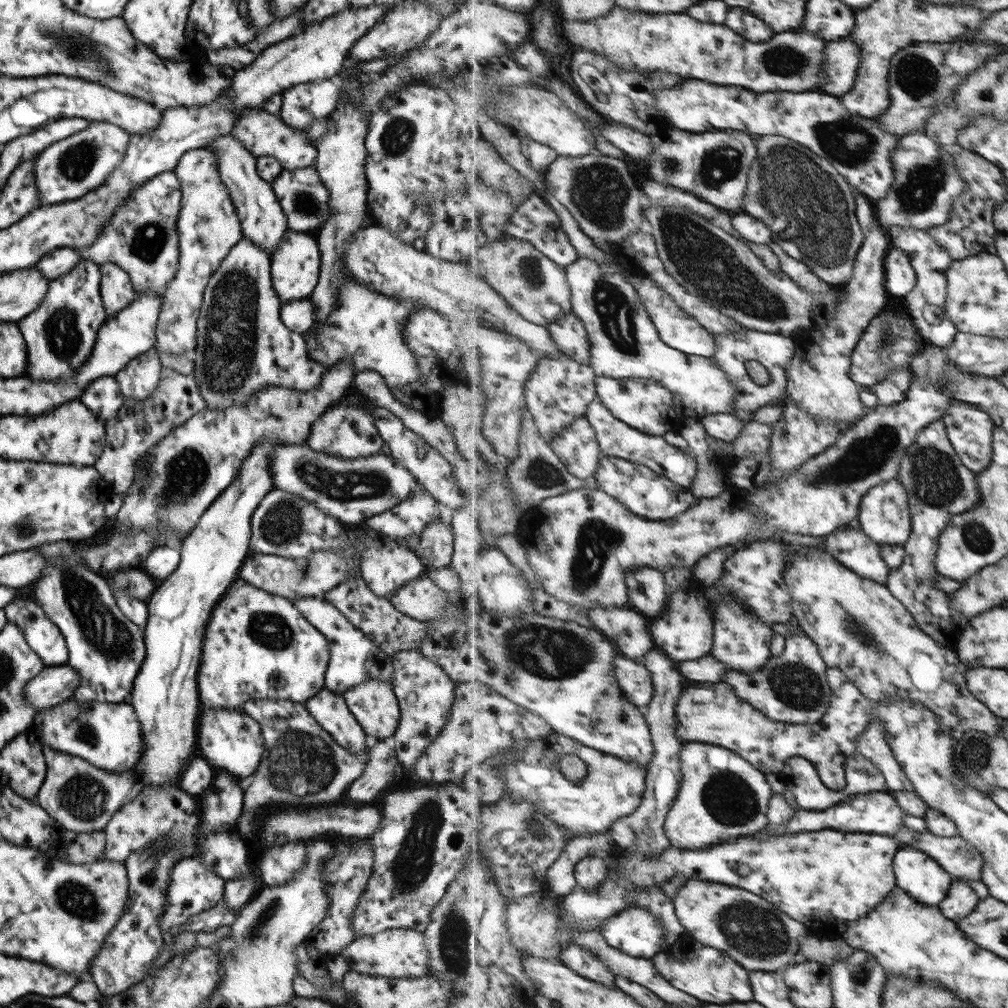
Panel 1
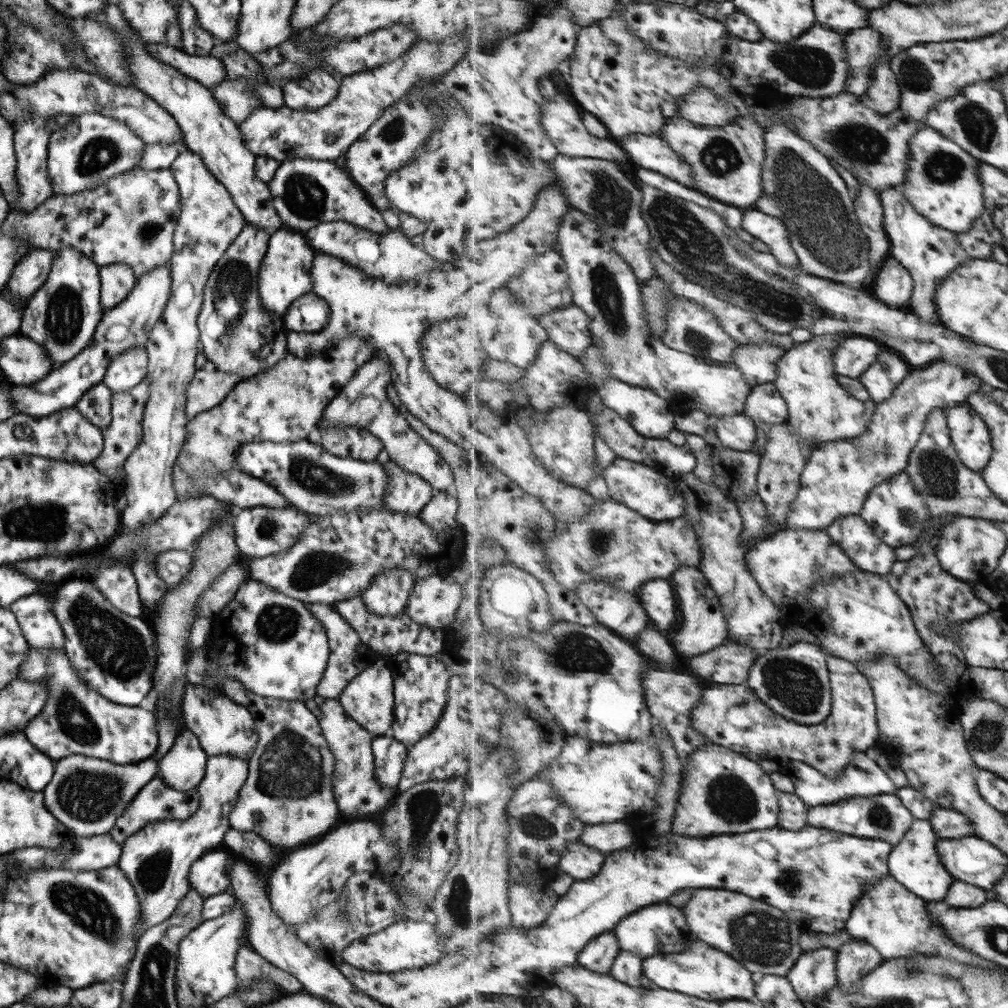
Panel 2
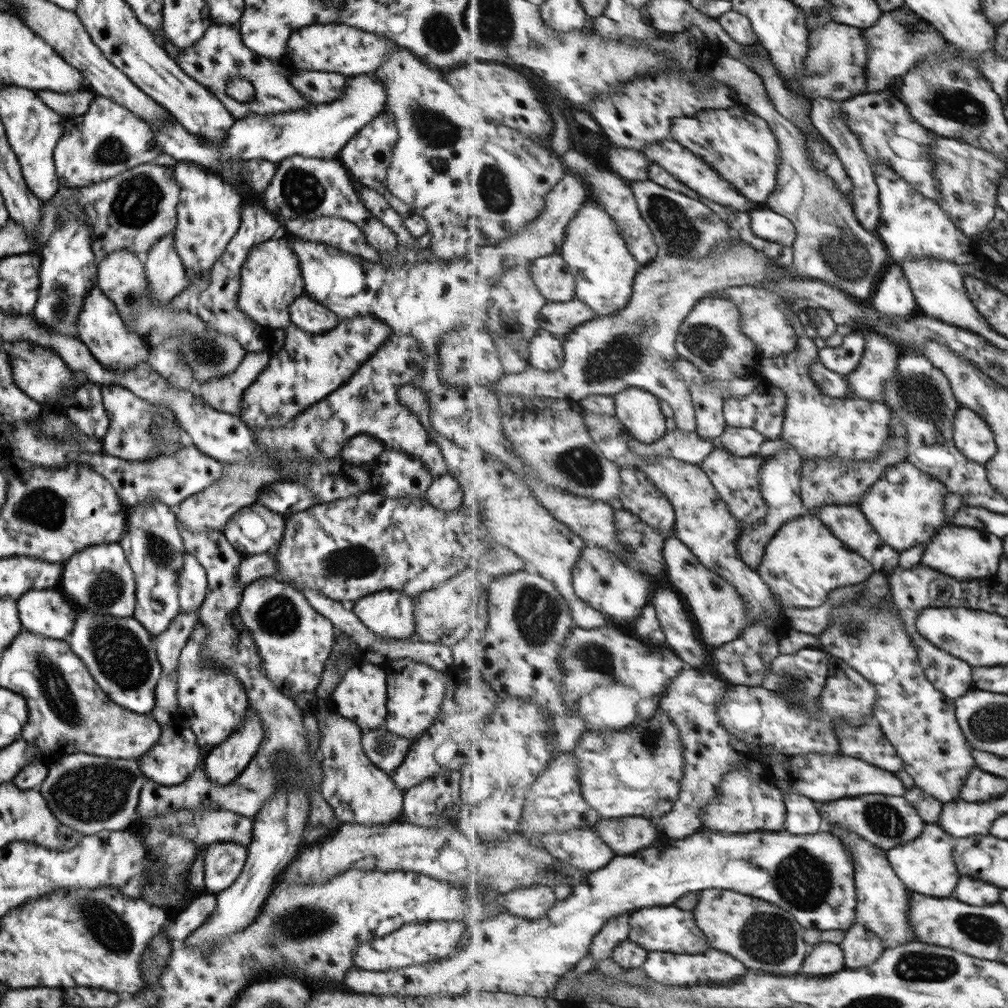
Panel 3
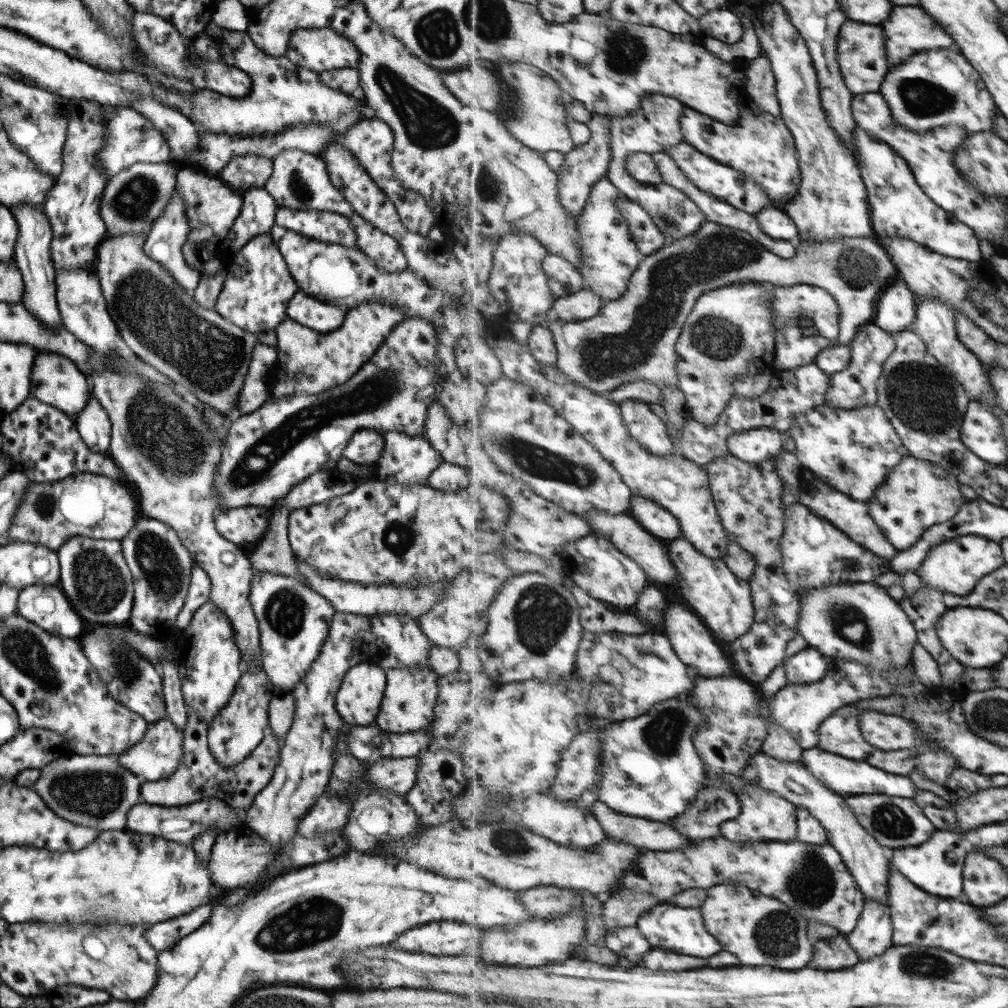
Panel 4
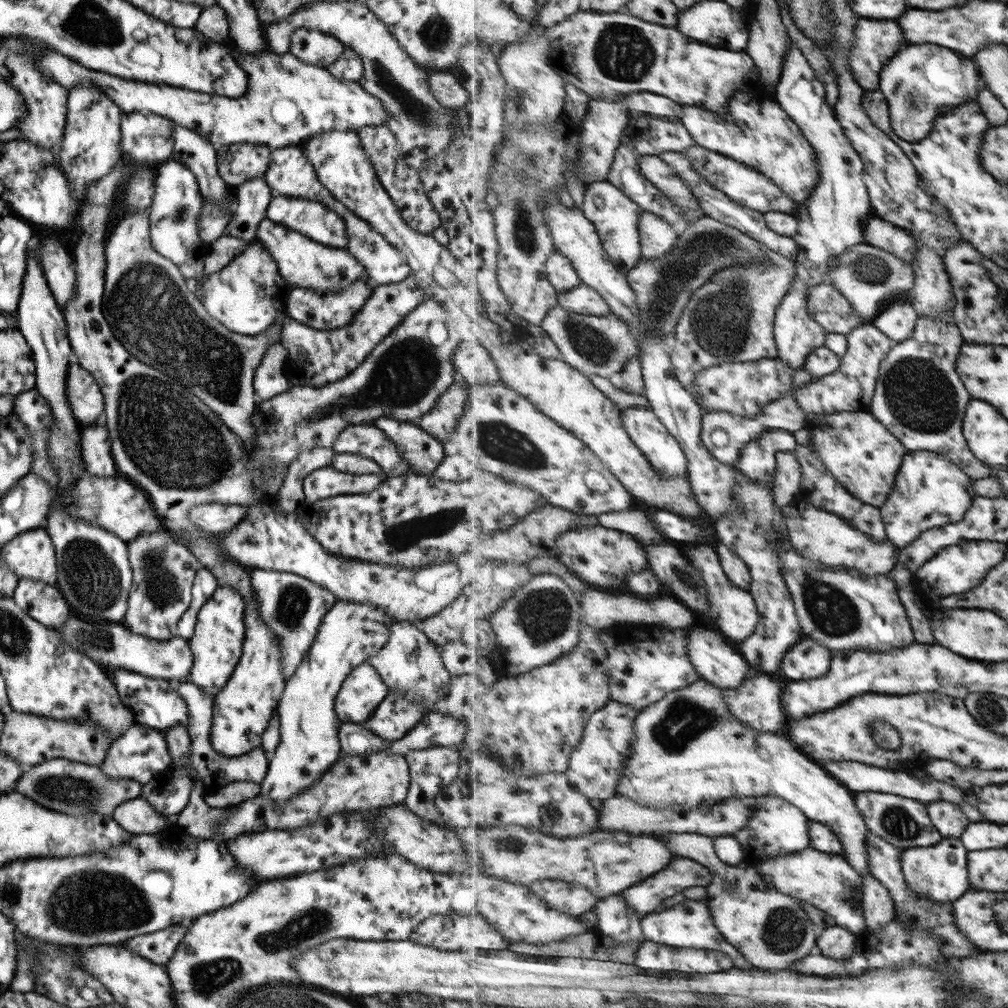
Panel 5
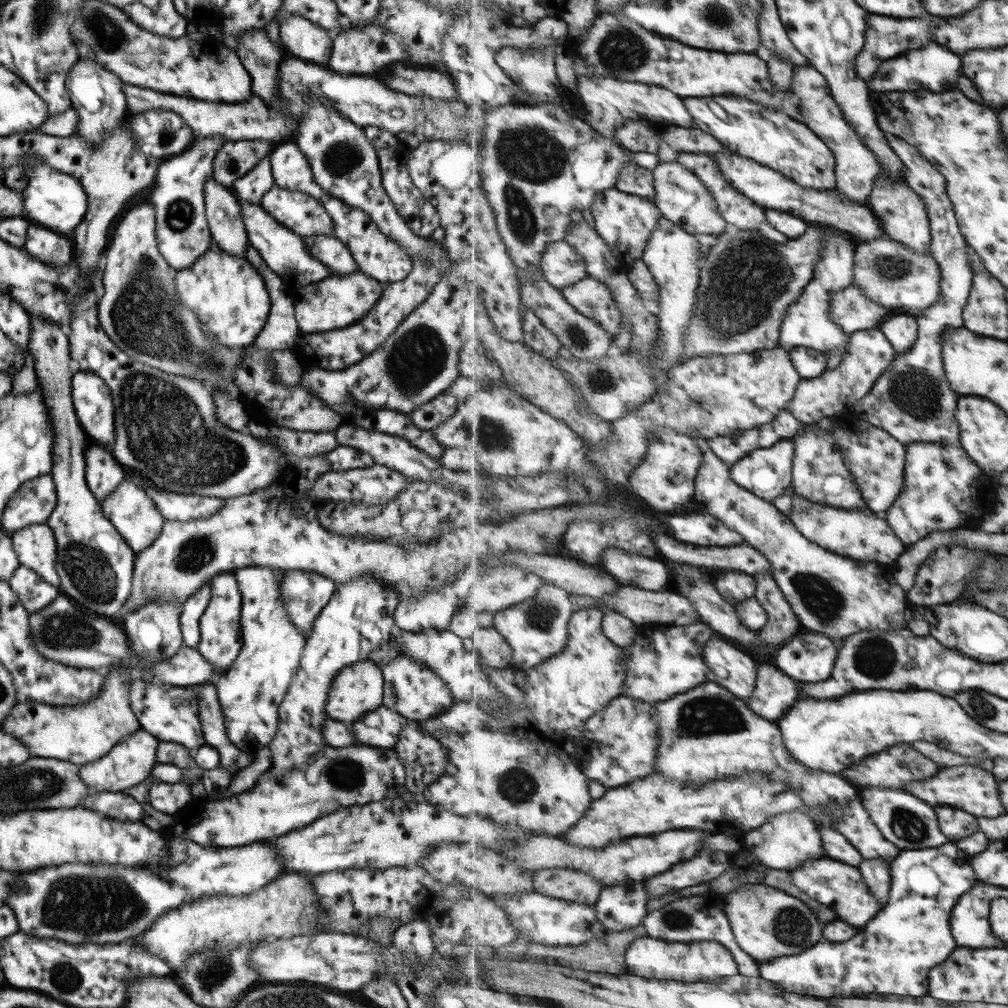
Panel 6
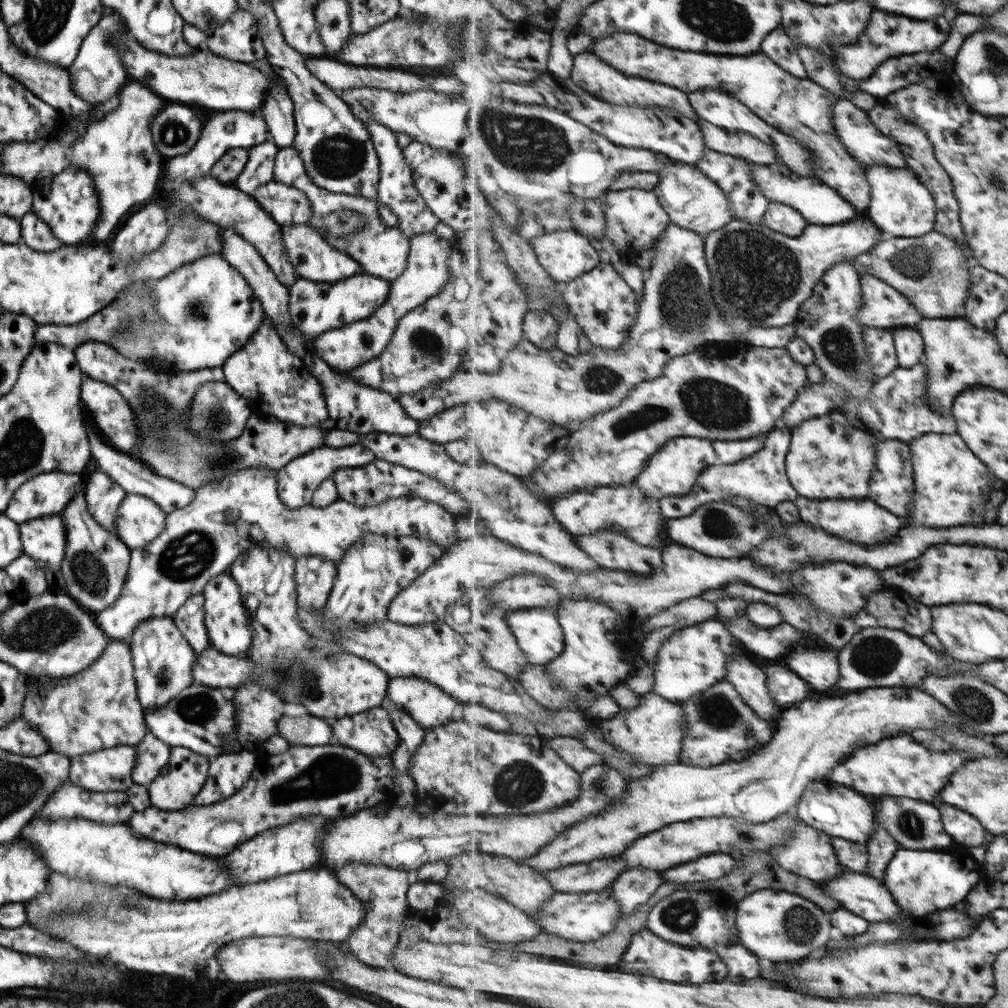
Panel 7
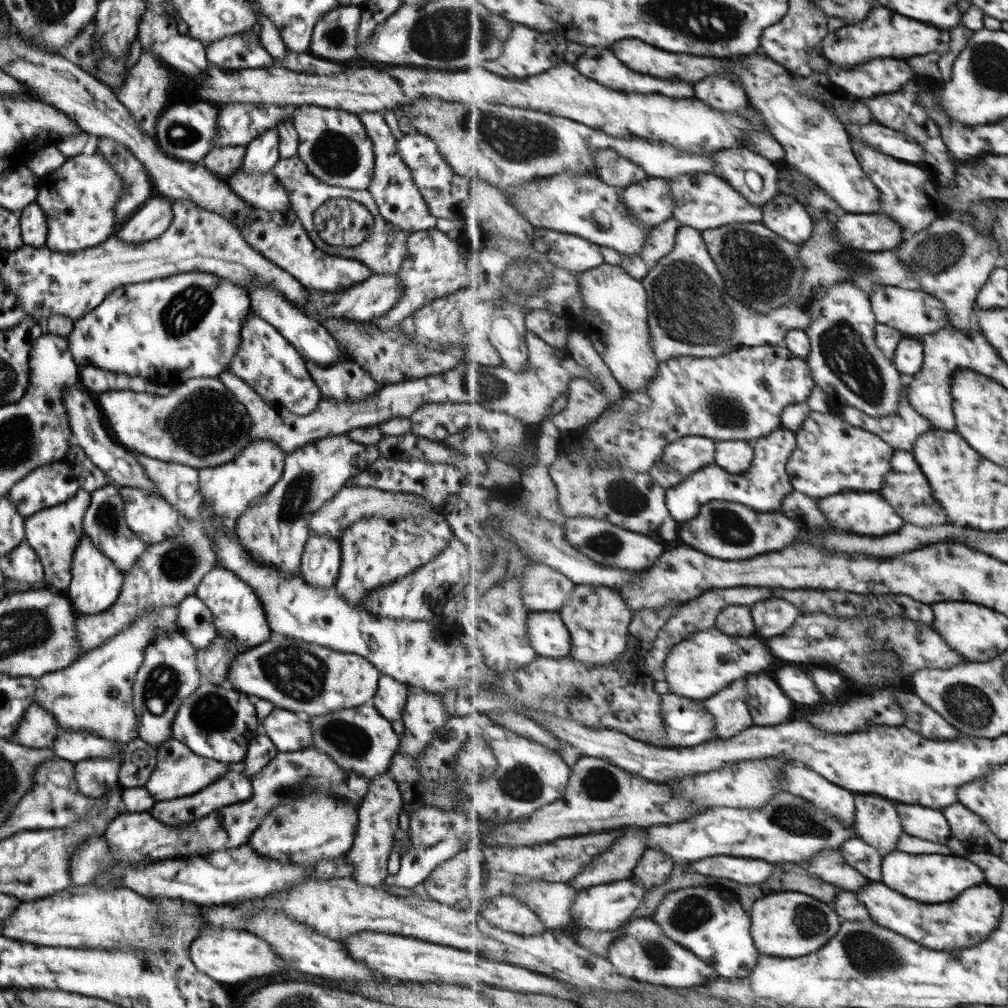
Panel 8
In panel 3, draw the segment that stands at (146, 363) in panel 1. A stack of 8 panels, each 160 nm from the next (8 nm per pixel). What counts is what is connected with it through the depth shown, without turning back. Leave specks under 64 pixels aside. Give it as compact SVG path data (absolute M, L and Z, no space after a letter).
M97 282L91 287L87 297L83 299L75 328L77 328L75 337L89 349L89 352L99 364L102 364L109 370L126 372L126 370L134 368L136 364L144 361L145 355L148 353L144 342L126 330L125 325L115 310L115 305L97 289Z

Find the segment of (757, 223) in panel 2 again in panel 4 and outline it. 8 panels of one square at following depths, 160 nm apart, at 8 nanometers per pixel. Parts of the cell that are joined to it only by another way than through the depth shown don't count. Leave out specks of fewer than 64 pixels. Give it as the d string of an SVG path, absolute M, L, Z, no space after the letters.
M777 206L765 207L756 214L761 228L776 239L797 241L800 236L800 228L787 212Z

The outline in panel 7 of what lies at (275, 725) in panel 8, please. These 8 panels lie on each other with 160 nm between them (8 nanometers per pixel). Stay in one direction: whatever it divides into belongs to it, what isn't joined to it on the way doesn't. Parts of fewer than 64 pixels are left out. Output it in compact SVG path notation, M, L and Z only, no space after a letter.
M282 713L277 721L281 738L288 746L324 746L334 745L331 722L309 714L290 717Z

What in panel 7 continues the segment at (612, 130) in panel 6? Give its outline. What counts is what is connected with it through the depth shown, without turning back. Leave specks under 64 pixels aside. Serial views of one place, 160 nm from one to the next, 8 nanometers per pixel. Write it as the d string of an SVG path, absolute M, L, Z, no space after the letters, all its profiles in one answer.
M591 50L576 55L571 79L583 90L611 104L620 104L621 106L627 104L627 106L639 106L639 108L663 106L663 108L673 108L687 118L701 119L689 102L689 94L685 94L683 90L677 90L673 86L665 86L665 84L659 84L659 82L649 82L649 80L643 80L643 78L625 76L623 72L619 72L615 67L601 59L599 54L595 54Z

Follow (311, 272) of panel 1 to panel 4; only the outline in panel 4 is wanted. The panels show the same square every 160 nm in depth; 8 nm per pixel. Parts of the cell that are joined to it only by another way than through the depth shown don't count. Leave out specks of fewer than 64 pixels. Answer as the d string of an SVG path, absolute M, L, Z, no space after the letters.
M269 233L248 240L226 268L221 293L215 299L215 312L247 333L273 331L285 321L287 302L298 292L289 270Z

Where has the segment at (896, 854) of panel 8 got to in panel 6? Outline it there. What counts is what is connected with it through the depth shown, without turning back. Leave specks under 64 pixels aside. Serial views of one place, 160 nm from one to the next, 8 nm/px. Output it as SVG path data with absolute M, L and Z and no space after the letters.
M953 841L937 848L925 850L904 850L891 864L892 890L889 902L877 916L847 942L821 940L813 949L799 956L779 958L777 962L761 964L761 976L771 982L781 982L787 992L807 994L807 996L839 996L849 998L853 992L867 992L879 996L899 994L899 996L925 996L929 990L929 976L936 966L944 964L959 946L951 928L952 910L960 898L967 894L977 882L977 874L969 864L969 854L959 854Z

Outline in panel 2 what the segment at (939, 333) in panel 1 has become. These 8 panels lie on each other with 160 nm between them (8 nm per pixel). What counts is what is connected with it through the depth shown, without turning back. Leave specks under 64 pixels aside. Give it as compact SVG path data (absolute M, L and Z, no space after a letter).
M892 186L889 190L884 190L880 197L884 203L885 230L892 241L889 257L899 260L899 263L905 266L914 278L914 294L909 306L910 312L915 313L927 323L943 325L939 318L938 306L935 304L937 287L959 266L972 260L972 257L960 245L956 233L927 220L905 198L901 186Z

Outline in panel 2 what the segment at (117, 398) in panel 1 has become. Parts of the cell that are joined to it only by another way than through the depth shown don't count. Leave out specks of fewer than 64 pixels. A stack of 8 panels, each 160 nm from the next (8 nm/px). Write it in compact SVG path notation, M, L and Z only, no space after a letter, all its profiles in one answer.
M103 383L94 384L75 404L77 412L93 423L99 430L103 430L111 420L110 403L111 392Z

